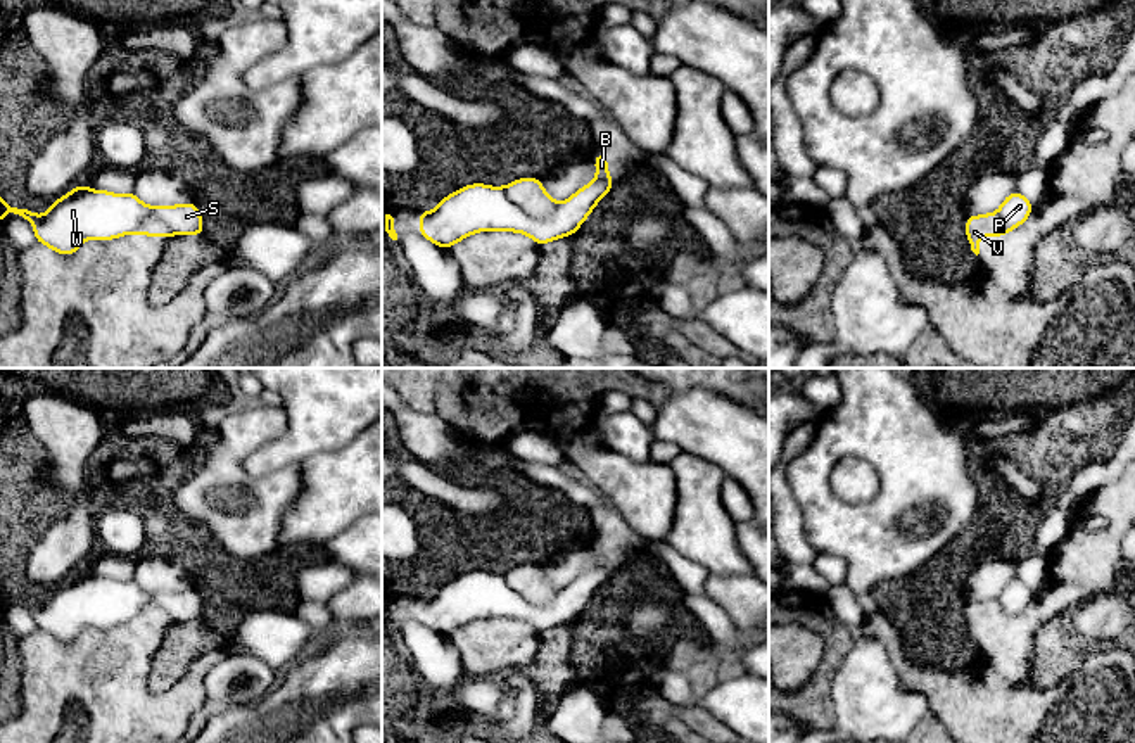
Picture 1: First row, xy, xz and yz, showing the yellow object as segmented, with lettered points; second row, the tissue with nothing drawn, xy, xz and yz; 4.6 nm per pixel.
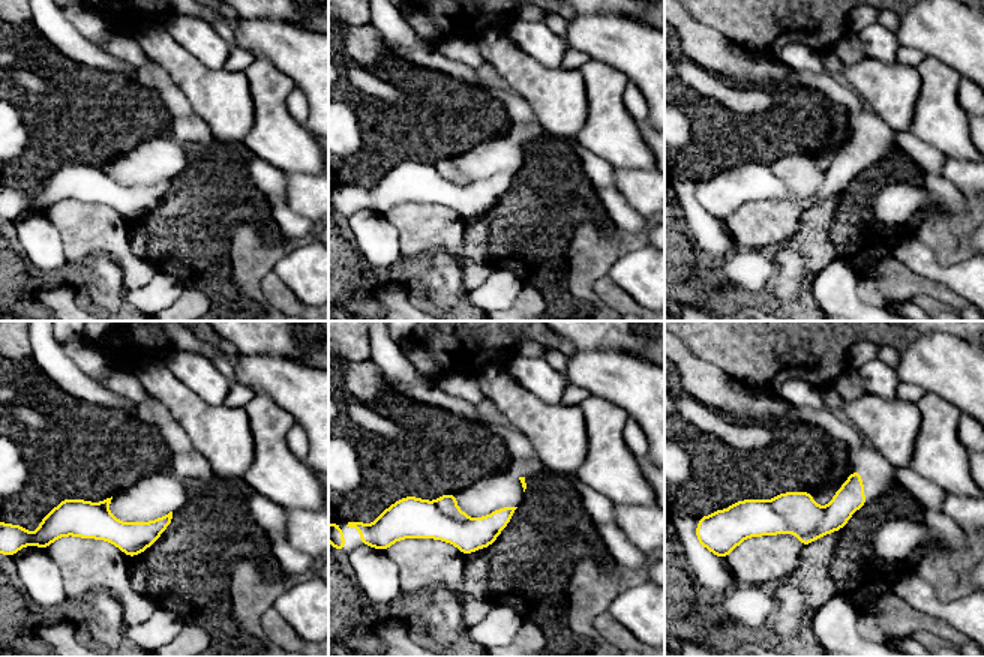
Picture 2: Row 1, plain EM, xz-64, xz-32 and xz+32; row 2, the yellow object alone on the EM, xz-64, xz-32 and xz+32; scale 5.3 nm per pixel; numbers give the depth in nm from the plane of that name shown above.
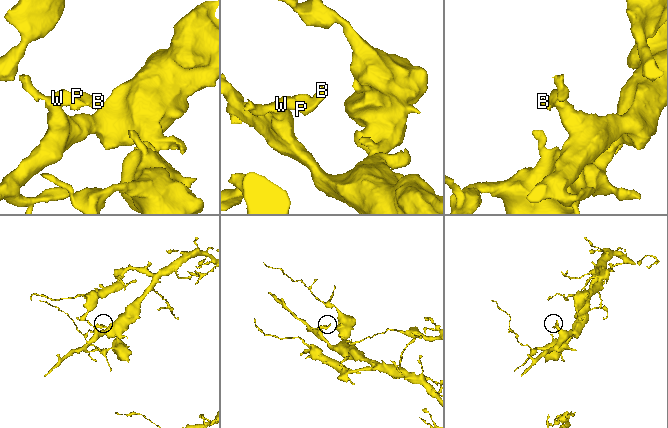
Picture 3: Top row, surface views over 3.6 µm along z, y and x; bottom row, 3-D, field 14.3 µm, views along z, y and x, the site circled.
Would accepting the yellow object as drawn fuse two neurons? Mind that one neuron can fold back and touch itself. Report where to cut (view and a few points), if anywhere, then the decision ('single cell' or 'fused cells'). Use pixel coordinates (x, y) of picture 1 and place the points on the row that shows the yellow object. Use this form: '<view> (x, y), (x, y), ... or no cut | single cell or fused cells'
xz (501, 187), (534, 216), (548, 216), (560, 204) | fused cells

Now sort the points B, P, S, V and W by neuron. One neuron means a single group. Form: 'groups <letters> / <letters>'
groups B P S W / V

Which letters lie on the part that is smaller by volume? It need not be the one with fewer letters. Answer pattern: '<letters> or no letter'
V

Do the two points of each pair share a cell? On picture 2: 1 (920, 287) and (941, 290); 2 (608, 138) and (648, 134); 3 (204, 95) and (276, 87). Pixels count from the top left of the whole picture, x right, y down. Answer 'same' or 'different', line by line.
1: same
2: different
3: different

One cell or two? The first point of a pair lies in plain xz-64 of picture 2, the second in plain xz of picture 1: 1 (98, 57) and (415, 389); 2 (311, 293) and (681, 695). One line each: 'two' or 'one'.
1: two
2: one

